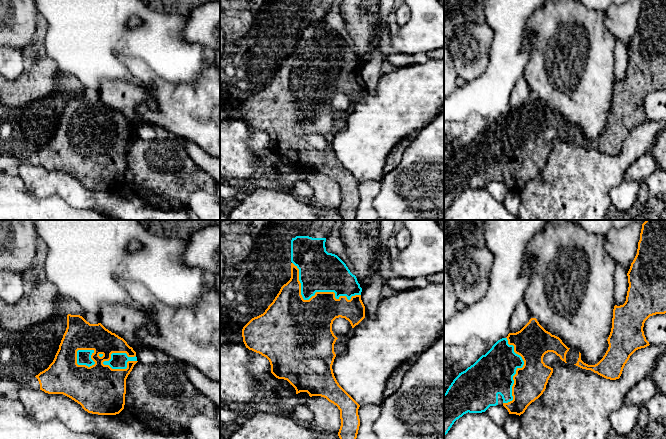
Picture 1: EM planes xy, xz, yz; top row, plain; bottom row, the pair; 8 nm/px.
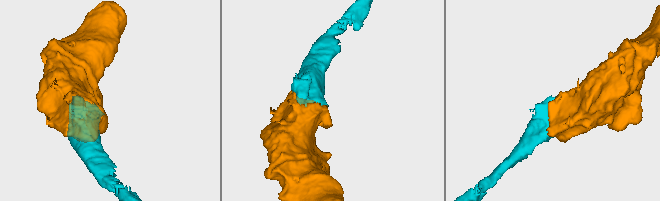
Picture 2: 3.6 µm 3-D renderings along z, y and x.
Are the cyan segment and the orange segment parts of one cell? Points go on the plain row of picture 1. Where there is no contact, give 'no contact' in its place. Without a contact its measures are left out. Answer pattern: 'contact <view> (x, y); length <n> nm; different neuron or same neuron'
contact xz (315, 68); length 600 nm; same neuron

